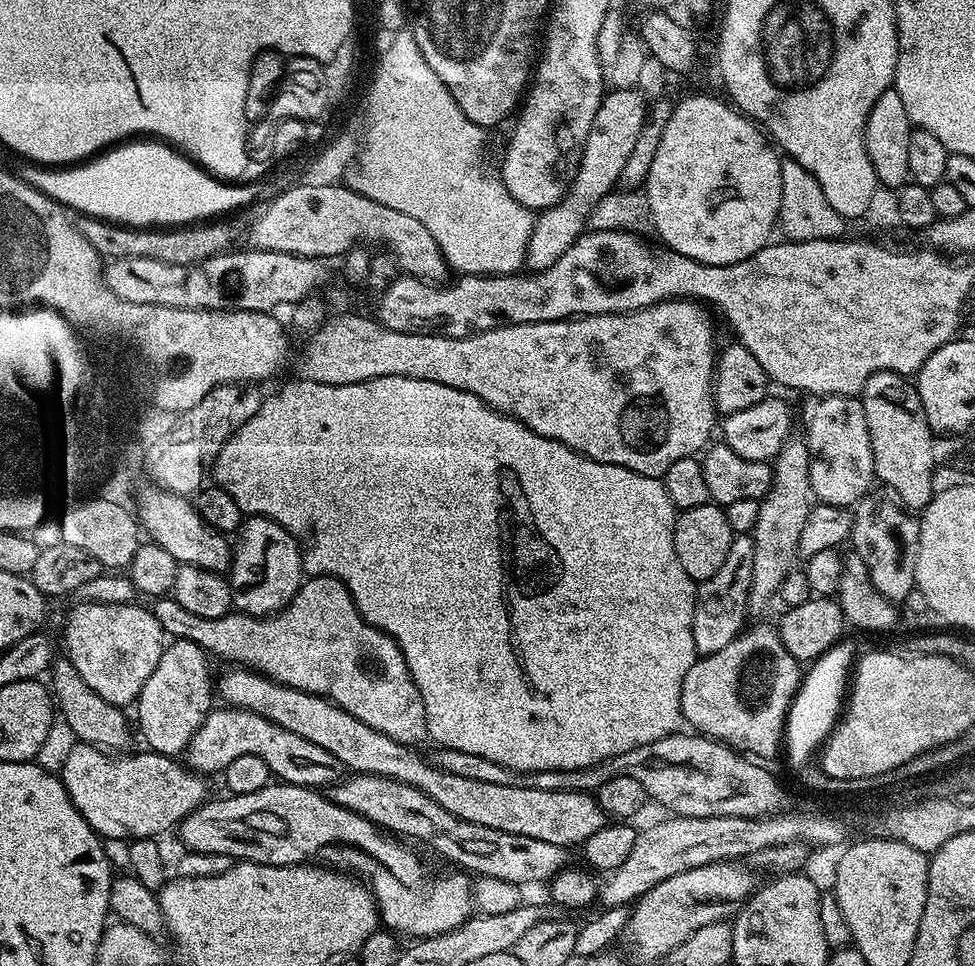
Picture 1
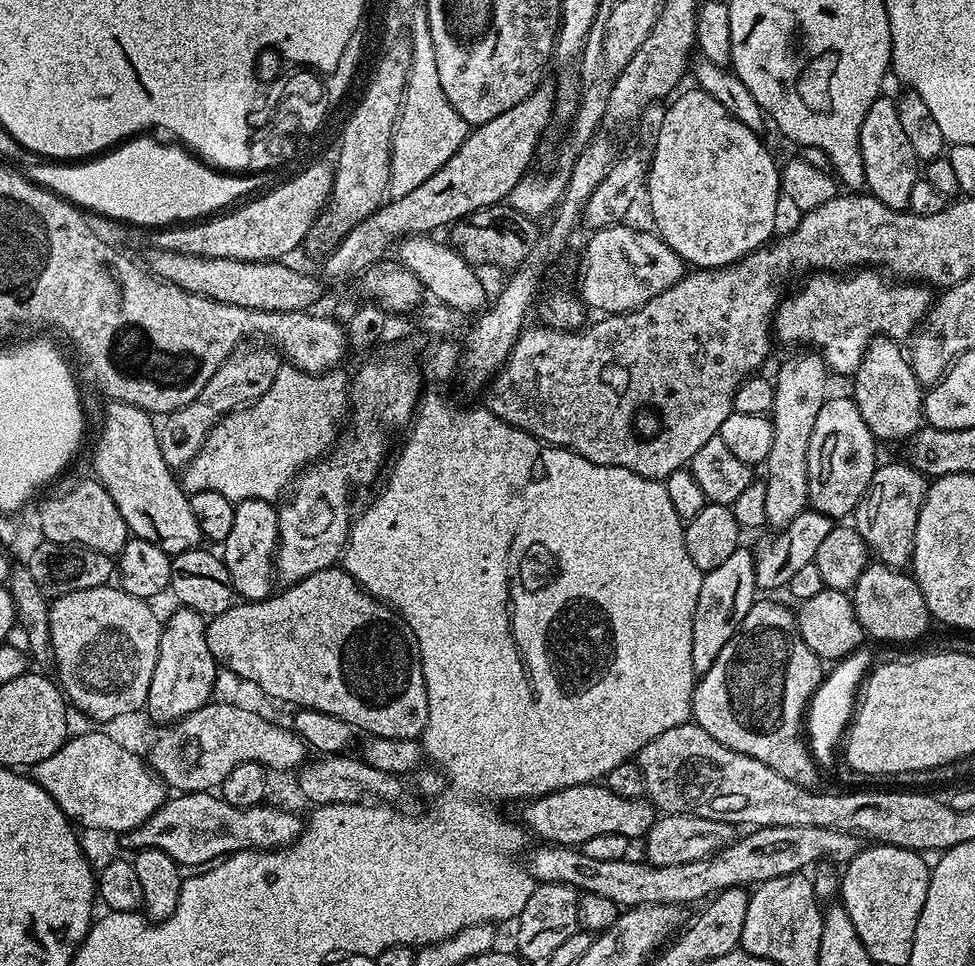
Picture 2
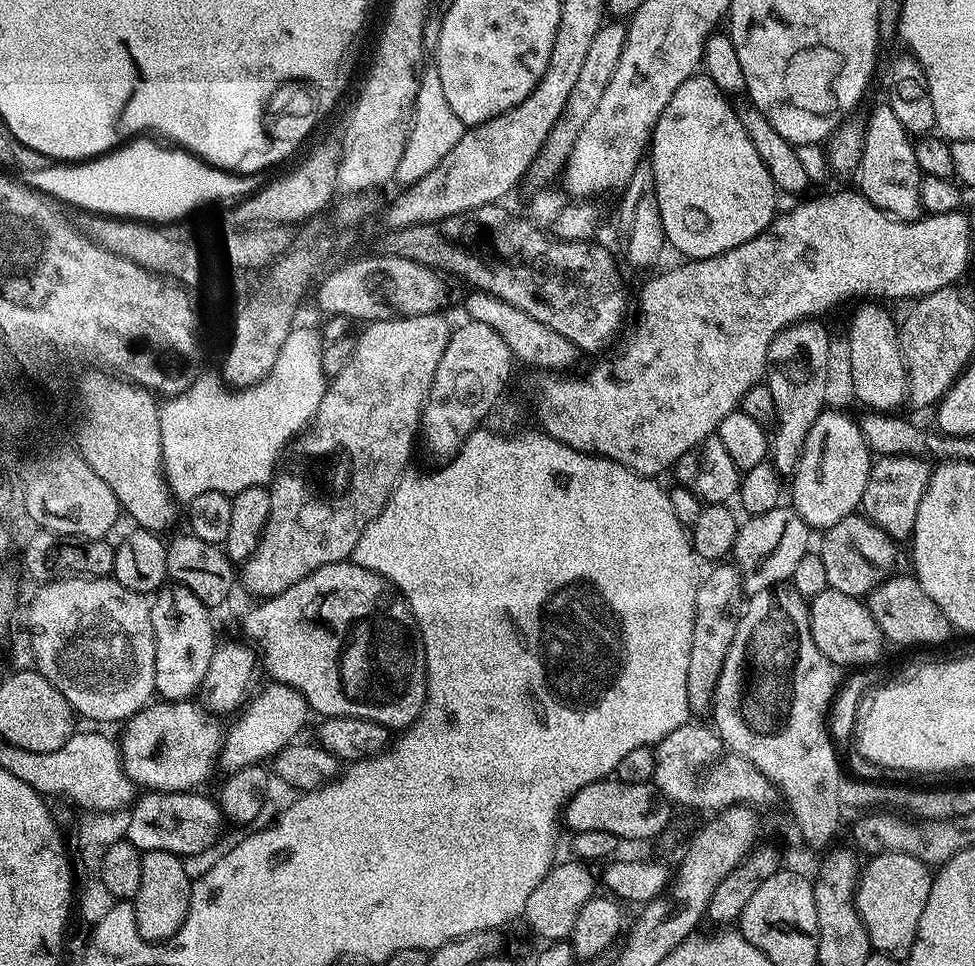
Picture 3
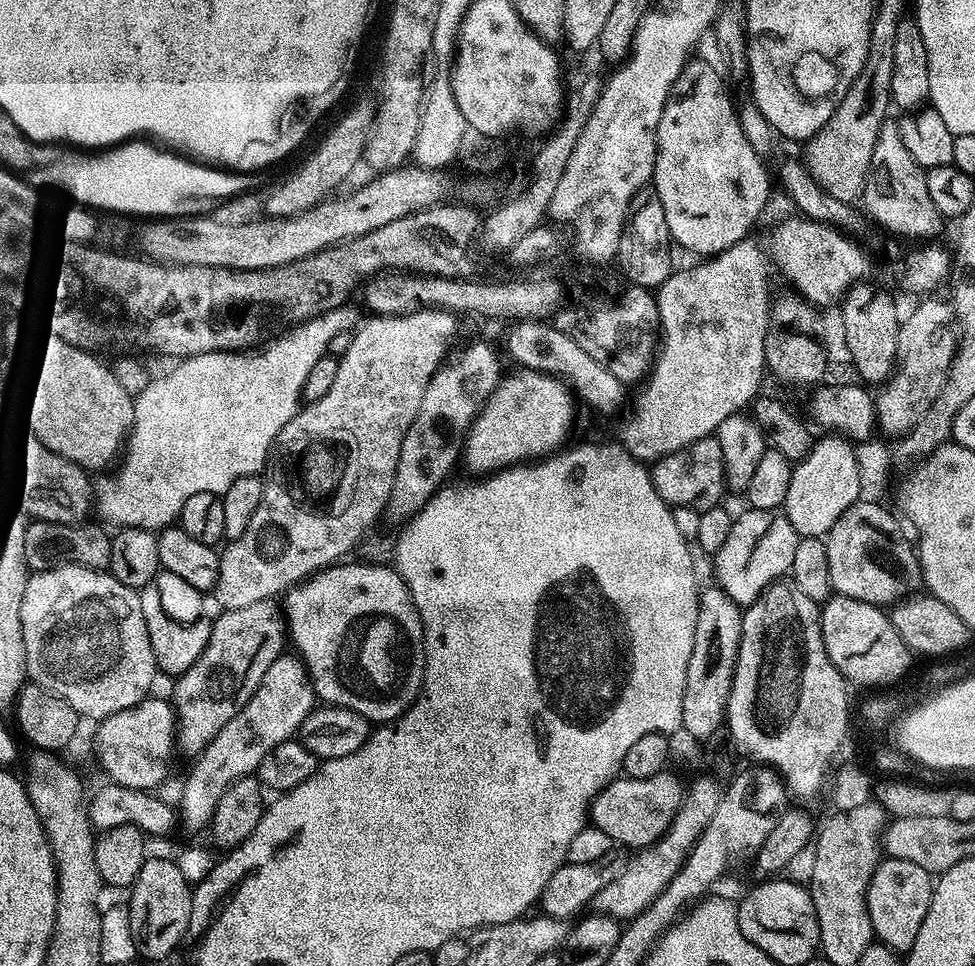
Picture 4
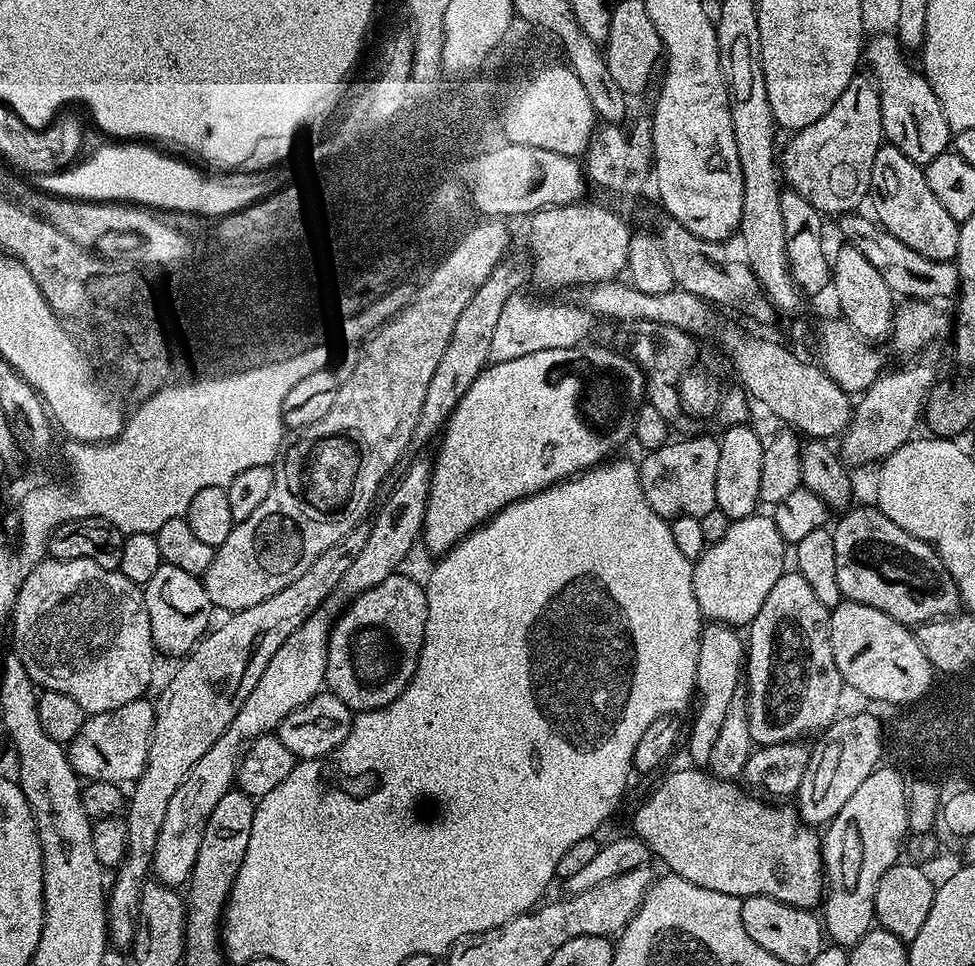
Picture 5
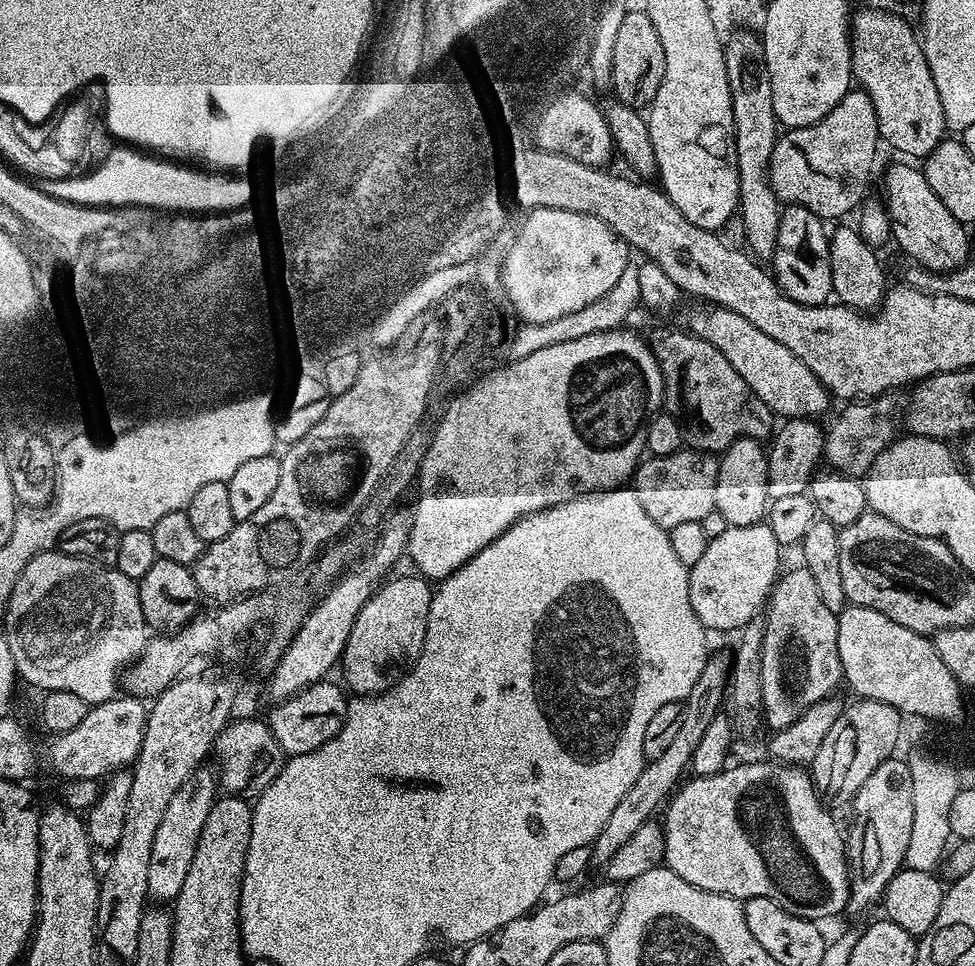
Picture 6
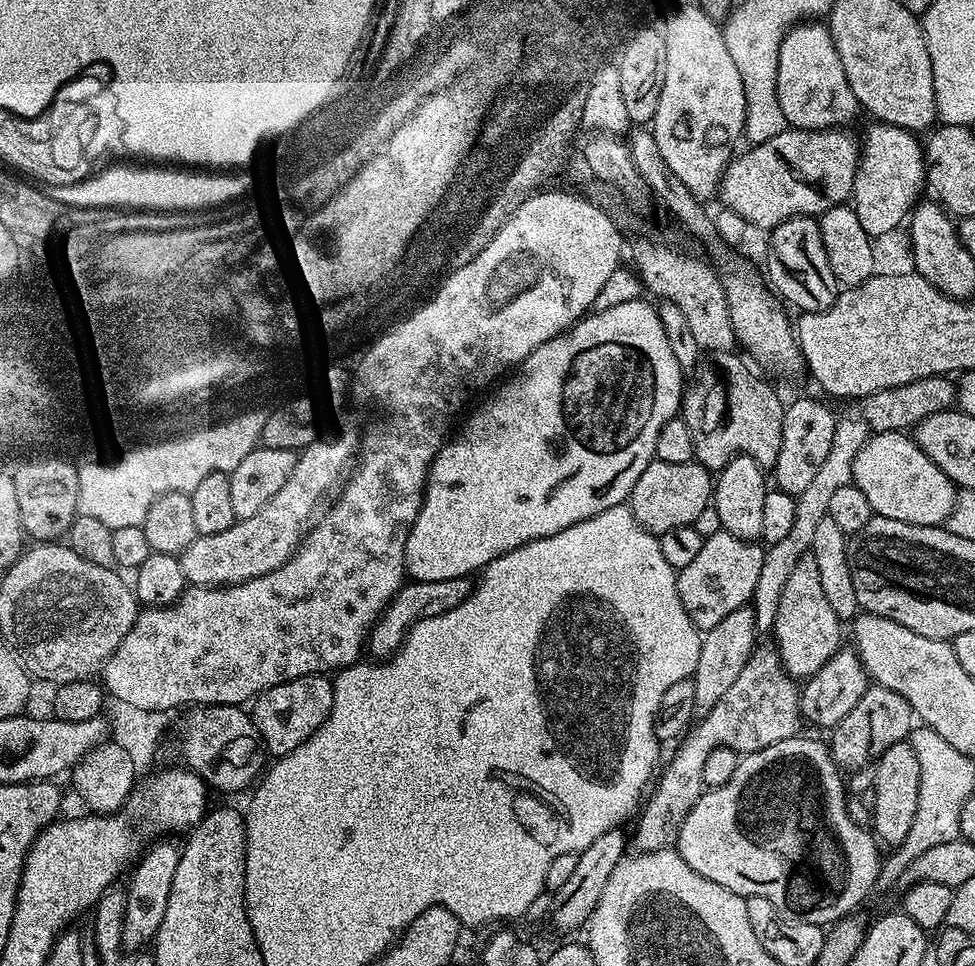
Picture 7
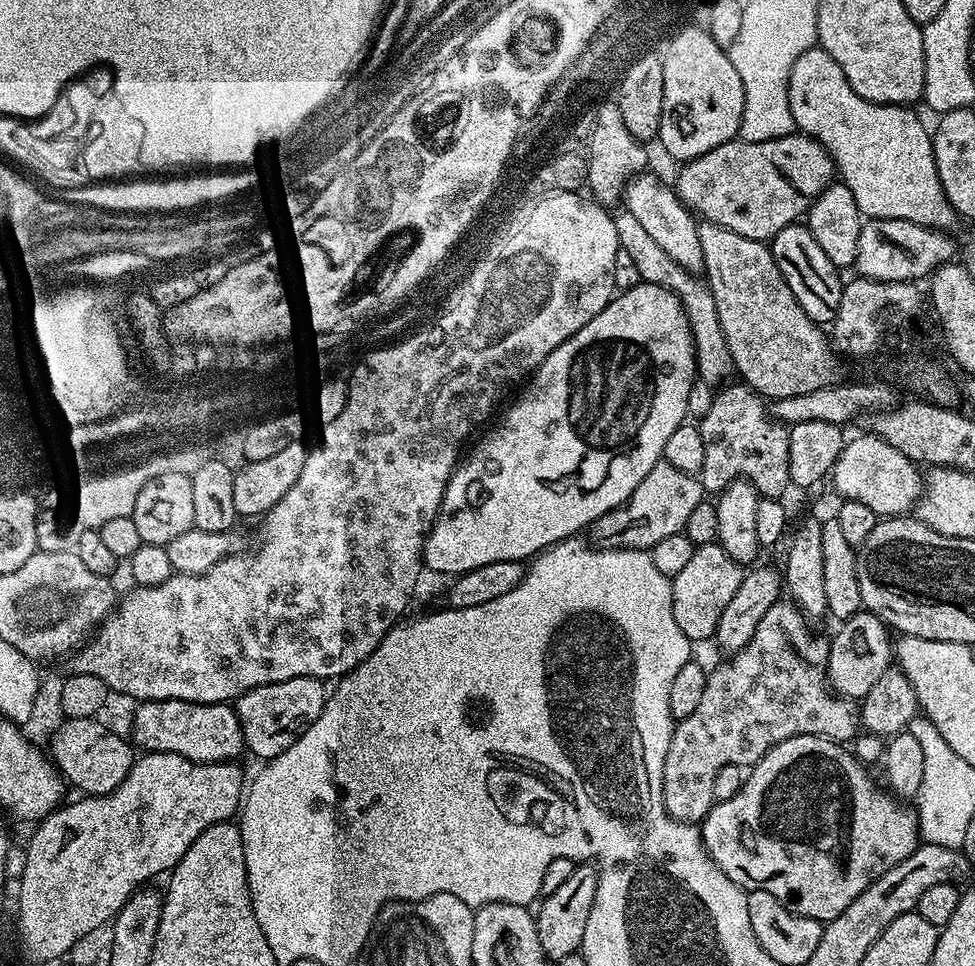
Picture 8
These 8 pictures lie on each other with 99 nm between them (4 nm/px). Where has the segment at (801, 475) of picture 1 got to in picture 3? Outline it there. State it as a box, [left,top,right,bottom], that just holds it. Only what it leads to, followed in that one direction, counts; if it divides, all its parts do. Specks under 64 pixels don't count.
[766,318,828,474]

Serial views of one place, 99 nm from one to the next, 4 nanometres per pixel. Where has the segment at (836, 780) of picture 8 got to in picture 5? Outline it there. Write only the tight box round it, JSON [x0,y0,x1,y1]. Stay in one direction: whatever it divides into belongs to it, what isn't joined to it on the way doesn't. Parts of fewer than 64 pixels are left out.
[631,766,826,909]

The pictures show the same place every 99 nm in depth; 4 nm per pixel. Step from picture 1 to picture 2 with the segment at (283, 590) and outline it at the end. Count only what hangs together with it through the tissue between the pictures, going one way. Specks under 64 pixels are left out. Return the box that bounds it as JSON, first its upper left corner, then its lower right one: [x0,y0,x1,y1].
[222,498,279,601]

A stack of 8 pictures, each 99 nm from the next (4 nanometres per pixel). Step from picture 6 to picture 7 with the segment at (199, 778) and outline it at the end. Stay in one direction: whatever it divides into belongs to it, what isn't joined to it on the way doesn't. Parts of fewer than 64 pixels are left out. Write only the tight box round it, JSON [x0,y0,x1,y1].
[122,842,180,949]

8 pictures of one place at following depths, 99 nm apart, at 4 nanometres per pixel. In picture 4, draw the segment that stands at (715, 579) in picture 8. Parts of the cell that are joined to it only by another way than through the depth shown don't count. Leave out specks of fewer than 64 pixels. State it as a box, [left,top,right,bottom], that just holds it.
[714,507,800,606]

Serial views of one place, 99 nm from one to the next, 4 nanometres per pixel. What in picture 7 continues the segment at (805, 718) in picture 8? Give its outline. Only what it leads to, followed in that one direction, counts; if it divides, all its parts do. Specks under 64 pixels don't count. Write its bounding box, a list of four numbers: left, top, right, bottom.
[634,647,801,853]

